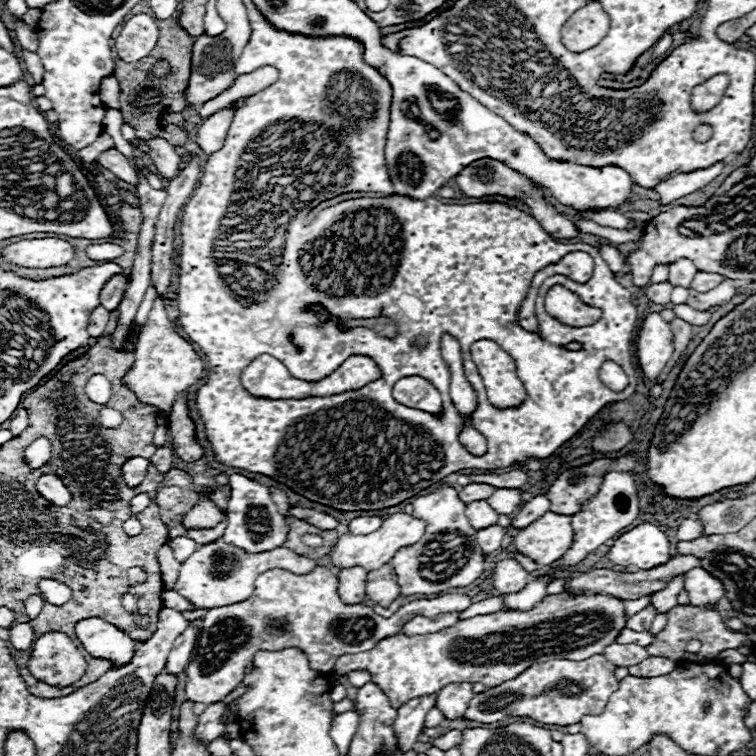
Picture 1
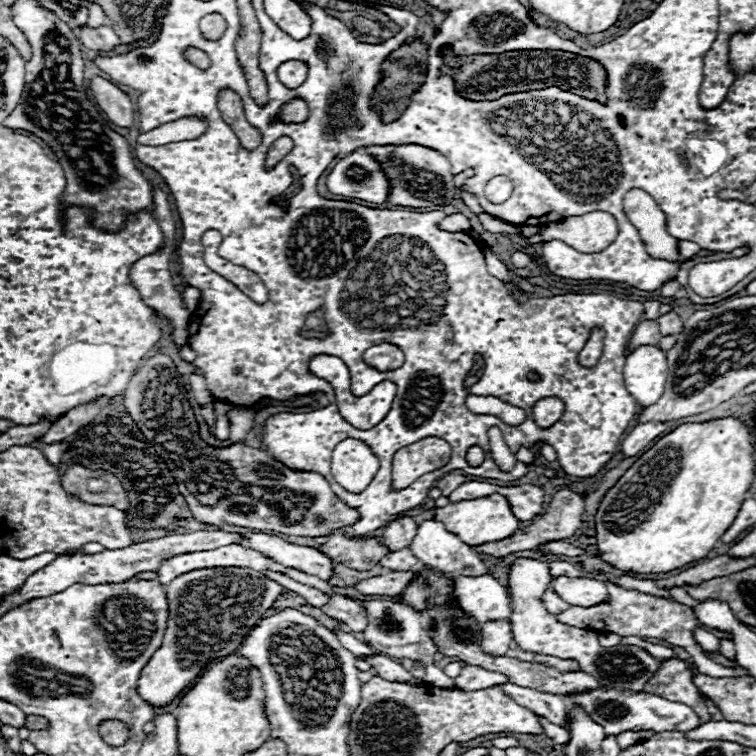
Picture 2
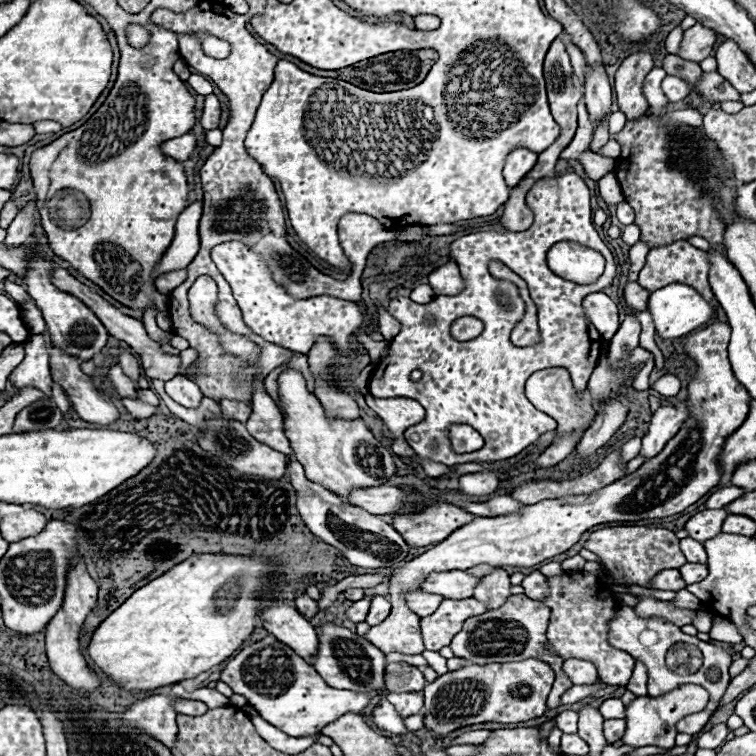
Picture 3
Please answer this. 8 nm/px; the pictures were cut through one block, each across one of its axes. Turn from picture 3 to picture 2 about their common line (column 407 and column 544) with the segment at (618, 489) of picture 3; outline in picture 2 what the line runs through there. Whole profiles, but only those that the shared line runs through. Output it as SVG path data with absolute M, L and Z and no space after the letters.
M518 558L512 564L510 576L508 576L508 582L510 582L508 590L512 596L512 604L514 604L514 614L510 616L510 622L512 622L512 634L518 646L534 654L548 654L548 656L556 656L562 660L576 660L582 672L594 676L596 680L602 680L602 686L642 692L646 686L646 680L650 680L650 676L658 672L660 660L652 658L644 648L638 648L638 646L618 644L612 648L604 648L600 646L594 632L558 622L556 616L546 612L542 604L542 592L546 592L550 580L552 576L550 576L550 568L546 562Z

